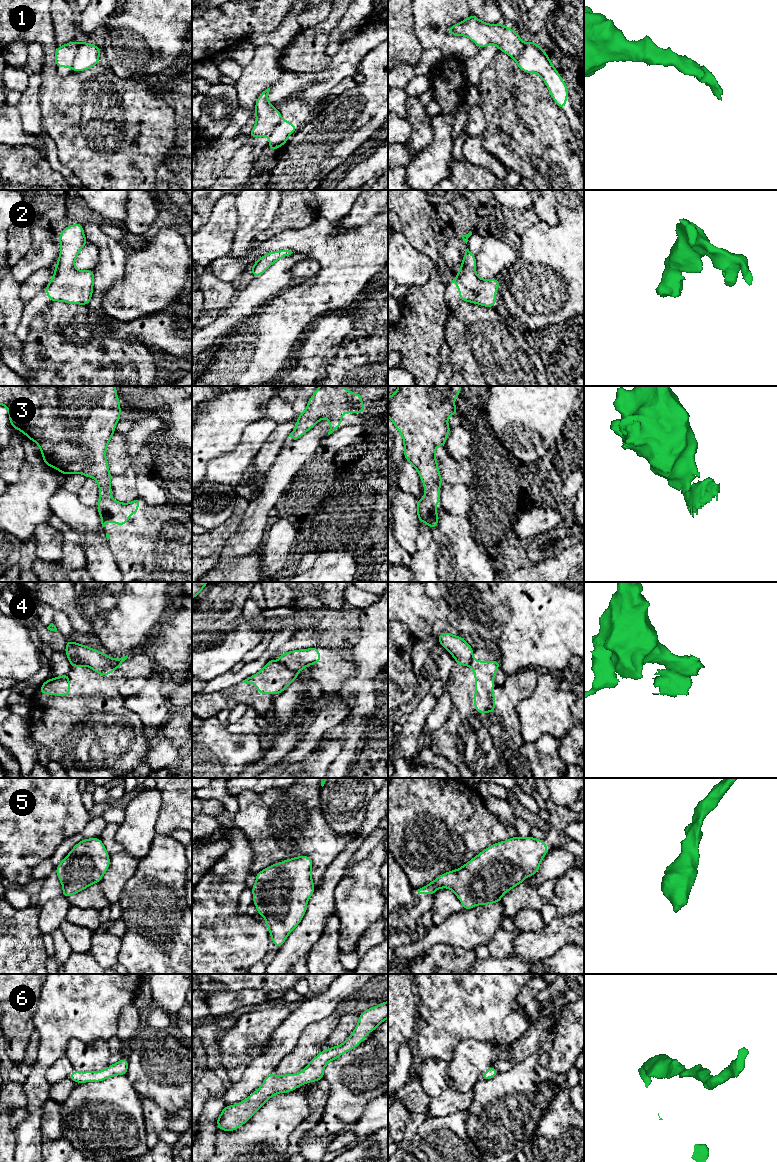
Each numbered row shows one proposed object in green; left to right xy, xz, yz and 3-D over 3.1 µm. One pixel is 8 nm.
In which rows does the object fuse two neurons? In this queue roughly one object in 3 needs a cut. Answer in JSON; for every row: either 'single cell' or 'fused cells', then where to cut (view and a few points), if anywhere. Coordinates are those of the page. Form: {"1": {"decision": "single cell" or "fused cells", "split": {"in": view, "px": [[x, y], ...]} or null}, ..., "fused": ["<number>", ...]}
{"1": {"decision": "fused cells", "split": {"in": "xy", "px": [[79, 43], [71, 66]]}}, "2": {"decision": "single cell", "split": null}, "3": {"decision": "single cell", "split": null}, "4": {"decision": "fused cells", "split": {"in": "xz", "px": [[278, 662], [296, 672]]}}, "5": {"decision": "single cell", "split": null}, "6": {"decision": "single cell", "split": null}, "fused": ["1", "4"]}

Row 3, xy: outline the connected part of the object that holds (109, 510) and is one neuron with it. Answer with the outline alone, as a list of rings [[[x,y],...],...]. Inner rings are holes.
[[[0,386],[0,404],[9,411],[10,425],[38,444],[47,466],[64,475],[80,473],[97,481],[97,509],[103,527],[110,521],[125,527],[130,515],[138,513],[141,498],[137,497],[130,503],[111,498],[106,448],[121,419],[115,386]]]

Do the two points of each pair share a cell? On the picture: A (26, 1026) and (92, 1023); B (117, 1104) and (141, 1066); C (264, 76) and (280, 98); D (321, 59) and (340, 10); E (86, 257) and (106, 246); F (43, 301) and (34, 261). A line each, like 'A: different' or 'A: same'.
A: different
B: different
C: different
D: same
E: different
F: different

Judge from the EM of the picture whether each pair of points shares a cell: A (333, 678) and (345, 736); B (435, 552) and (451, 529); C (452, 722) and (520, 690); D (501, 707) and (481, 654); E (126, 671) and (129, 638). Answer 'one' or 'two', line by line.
A: two
B: one
C: one
D: one
E: two

